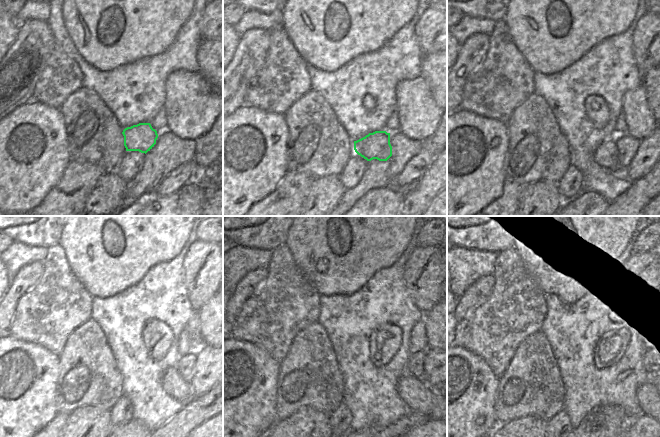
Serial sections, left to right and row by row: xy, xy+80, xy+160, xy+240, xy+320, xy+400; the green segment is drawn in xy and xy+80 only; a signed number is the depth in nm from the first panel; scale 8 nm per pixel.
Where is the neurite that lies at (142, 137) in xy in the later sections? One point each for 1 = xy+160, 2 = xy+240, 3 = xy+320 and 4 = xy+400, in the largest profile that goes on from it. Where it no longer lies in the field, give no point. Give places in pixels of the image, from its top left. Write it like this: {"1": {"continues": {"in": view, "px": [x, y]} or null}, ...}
{"1": {"continues": {"in": "xy+160", "px": [606, 155]}}, "2": {"continues": {"in": "xy+240", "px": [172, 382]}}, "3": {"continues": {"in": "xy+320", "px": [422, 399]}}, "4": {"continues": {"in": "xy+400", "px": [650, 399]}}}

